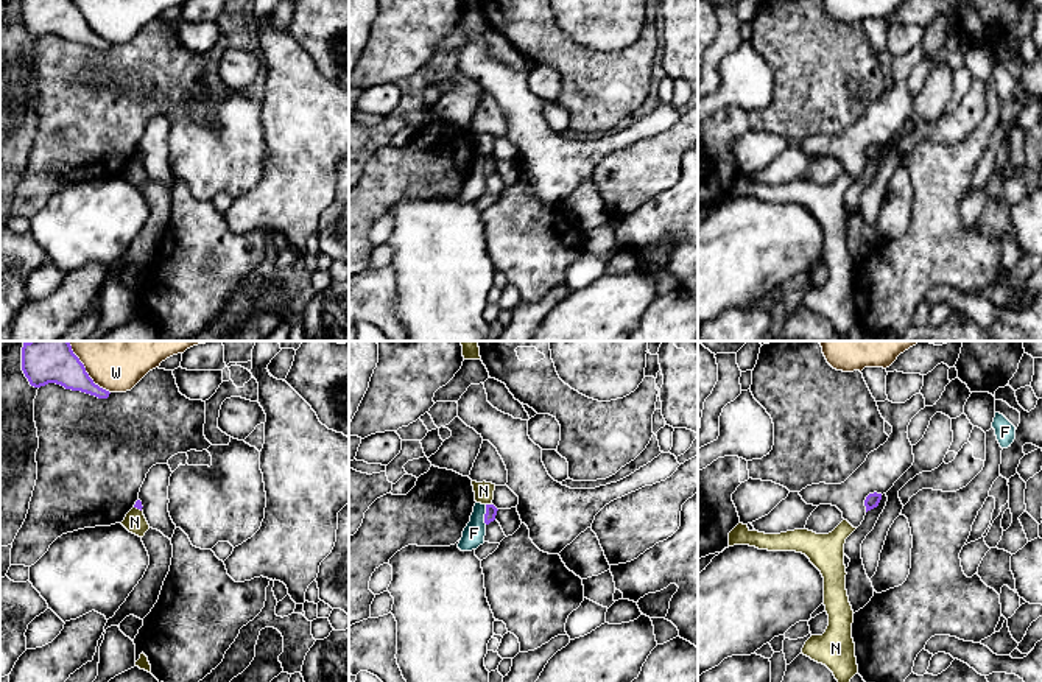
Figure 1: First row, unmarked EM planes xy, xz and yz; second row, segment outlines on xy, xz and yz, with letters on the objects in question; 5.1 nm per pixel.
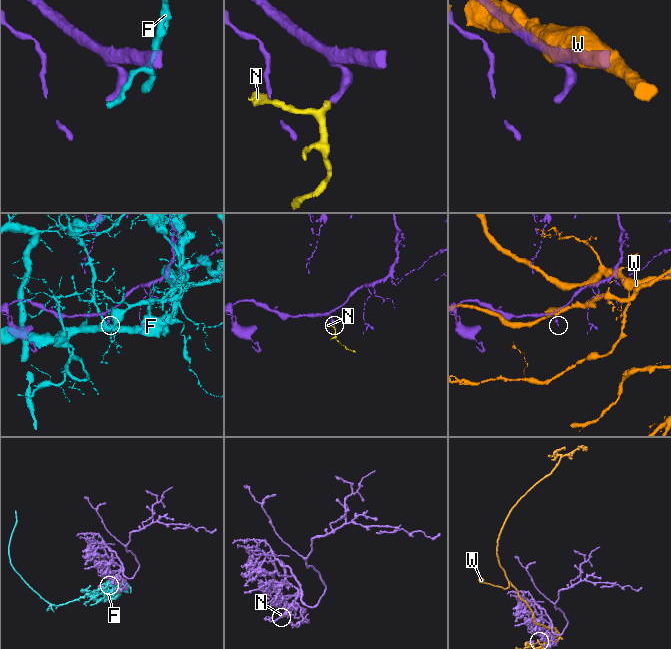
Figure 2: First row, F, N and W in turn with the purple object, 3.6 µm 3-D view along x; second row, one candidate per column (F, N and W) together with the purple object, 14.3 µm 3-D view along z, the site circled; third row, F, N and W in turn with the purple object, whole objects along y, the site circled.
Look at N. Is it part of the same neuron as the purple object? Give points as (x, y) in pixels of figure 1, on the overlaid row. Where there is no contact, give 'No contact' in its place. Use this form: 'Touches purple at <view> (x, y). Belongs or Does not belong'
Touches purple at xz (489, 505). Does not belong

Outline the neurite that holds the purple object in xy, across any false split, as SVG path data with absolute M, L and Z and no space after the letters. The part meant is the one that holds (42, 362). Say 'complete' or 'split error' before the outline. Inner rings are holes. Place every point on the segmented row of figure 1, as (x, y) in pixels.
complete | M69 341L23 343L22 371L34 388L56 383L98 399L107 399L111 394L93 383Z

